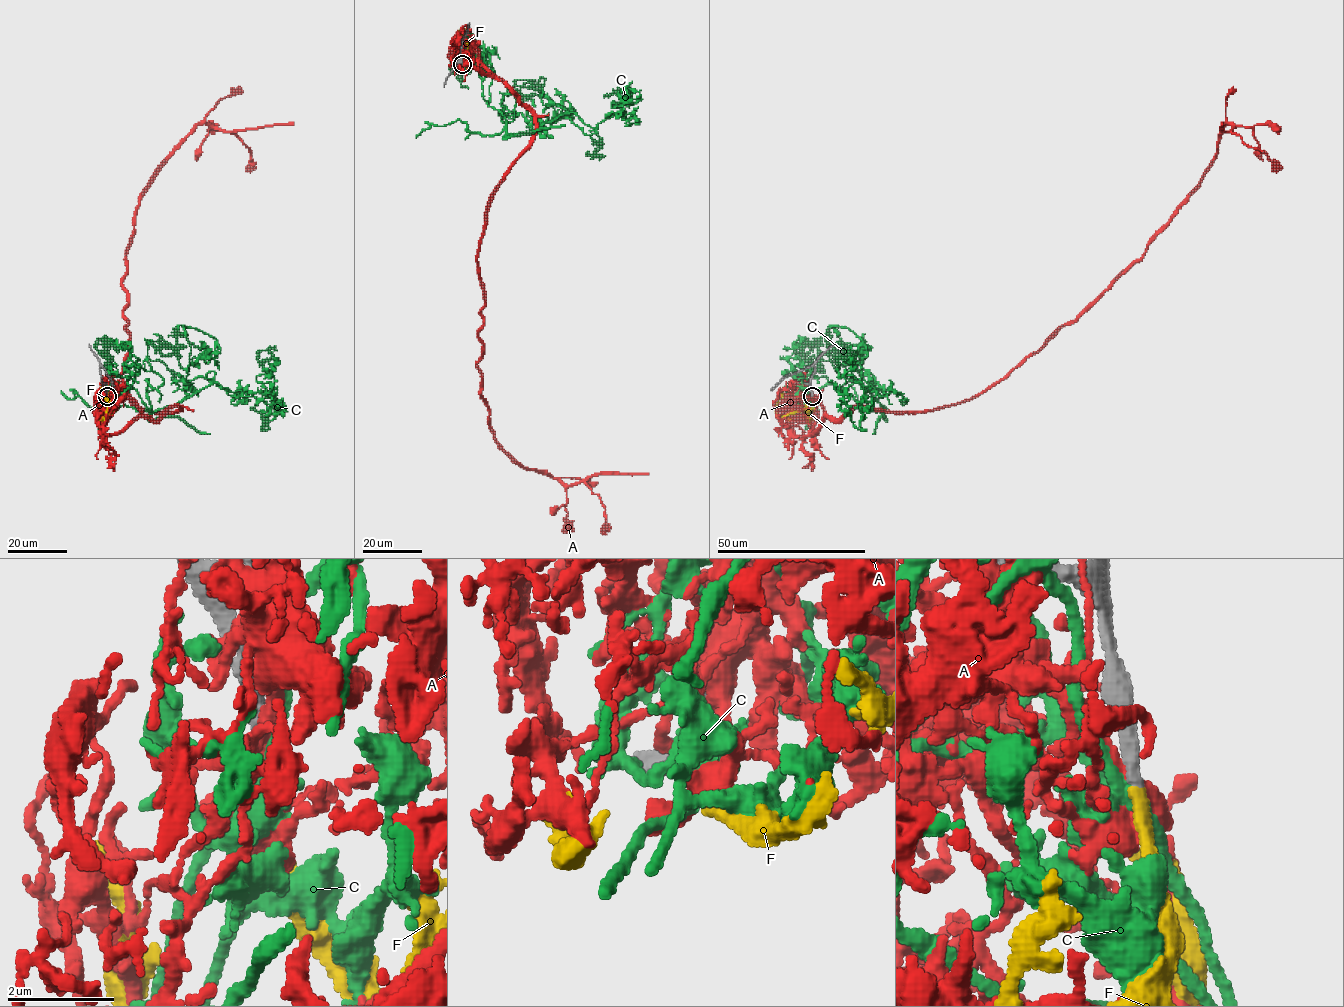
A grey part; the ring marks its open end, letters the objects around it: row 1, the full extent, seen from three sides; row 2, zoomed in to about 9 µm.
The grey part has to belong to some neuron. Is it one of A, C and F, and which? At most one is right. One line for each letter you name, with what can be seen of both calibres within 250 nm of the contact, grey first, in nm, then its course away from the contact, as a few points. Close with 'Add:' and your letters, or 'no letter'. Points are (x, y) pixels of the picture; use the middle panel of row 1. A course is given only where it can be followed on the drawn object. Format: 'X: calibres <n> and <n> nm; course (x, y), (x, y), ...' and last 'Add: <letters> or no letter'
F: calibres 280 and 260 nm; course (461, 64), (468, 62), (467, 42), (462, 36), (462, 28), (456, 40)
Add: F

